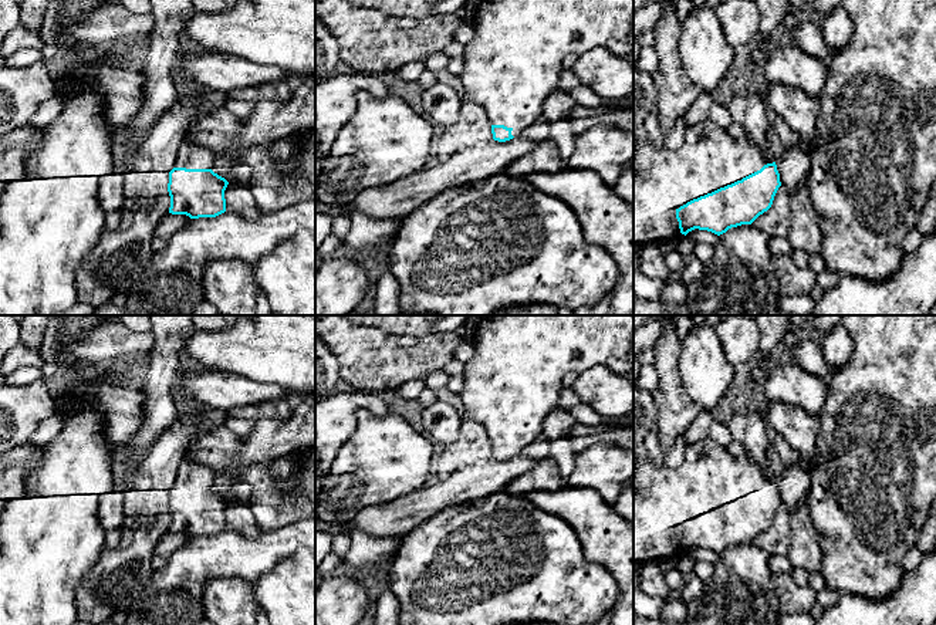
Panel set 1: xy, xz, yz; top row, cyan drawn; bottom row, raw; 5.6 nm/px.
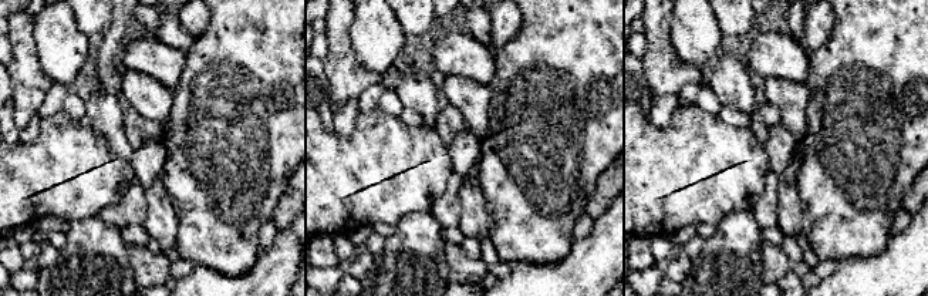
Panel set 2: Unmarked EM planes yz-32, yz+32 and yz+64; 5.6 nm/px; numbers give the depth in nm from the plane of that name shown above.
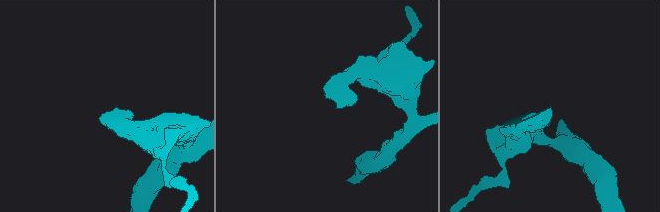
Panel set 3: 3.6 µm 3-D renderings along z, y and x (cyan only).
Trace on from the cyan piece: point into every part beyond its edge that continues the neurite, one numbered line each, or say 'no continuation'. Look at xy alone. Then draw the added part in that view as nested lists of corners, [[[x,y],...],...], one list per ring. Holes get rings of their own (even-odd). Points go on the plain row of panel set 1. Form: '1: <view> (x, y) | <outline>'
1: xy (192, 475) | [[[183,459],[176,474],[175,486],[212,487],[214,477],[216,473],[210,467]]]

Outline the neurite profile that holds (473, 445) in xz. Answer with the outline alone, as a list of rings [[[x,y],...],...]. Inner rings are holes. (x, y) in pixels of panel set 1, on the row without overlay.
[[[463,420],[459,438],[435,455],[433,480],[442,482],[464,466],[491,457],[491,442],[483,426],[473,420]]]

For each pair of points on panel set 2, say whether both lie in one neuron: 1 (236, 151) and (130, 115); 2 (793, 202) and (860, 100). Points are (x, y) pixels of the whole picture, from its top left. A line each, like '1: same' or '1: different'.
1: different
2: different

